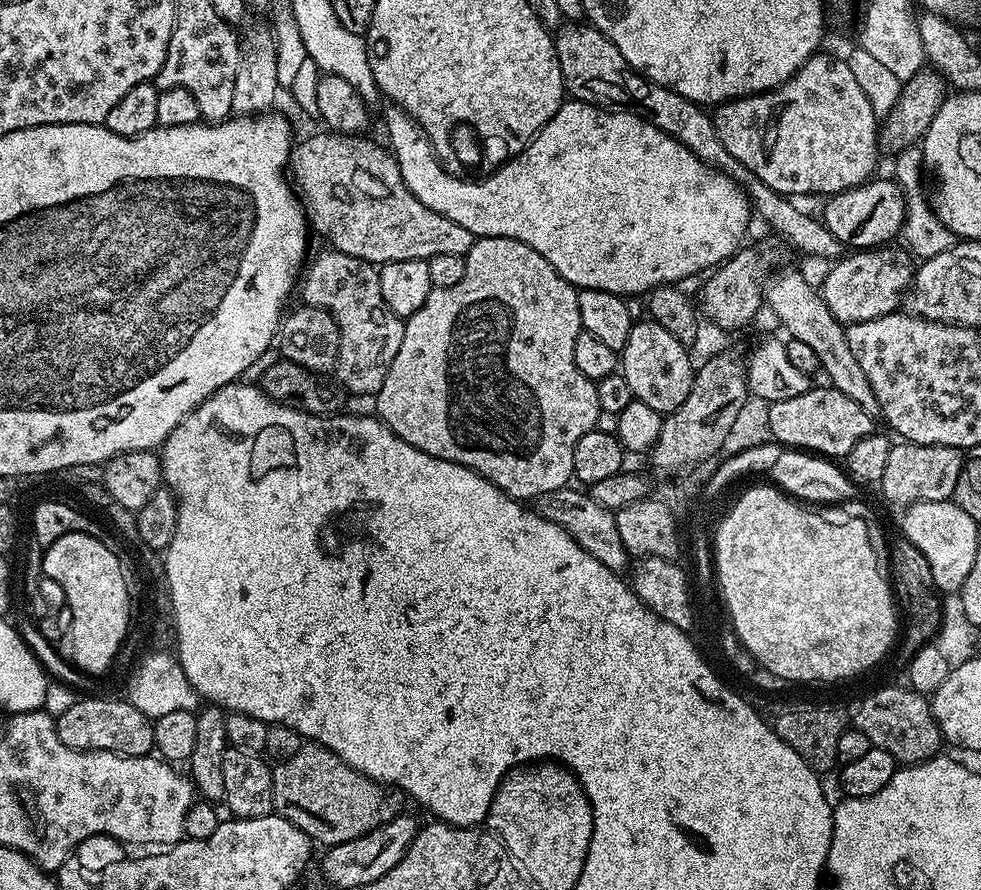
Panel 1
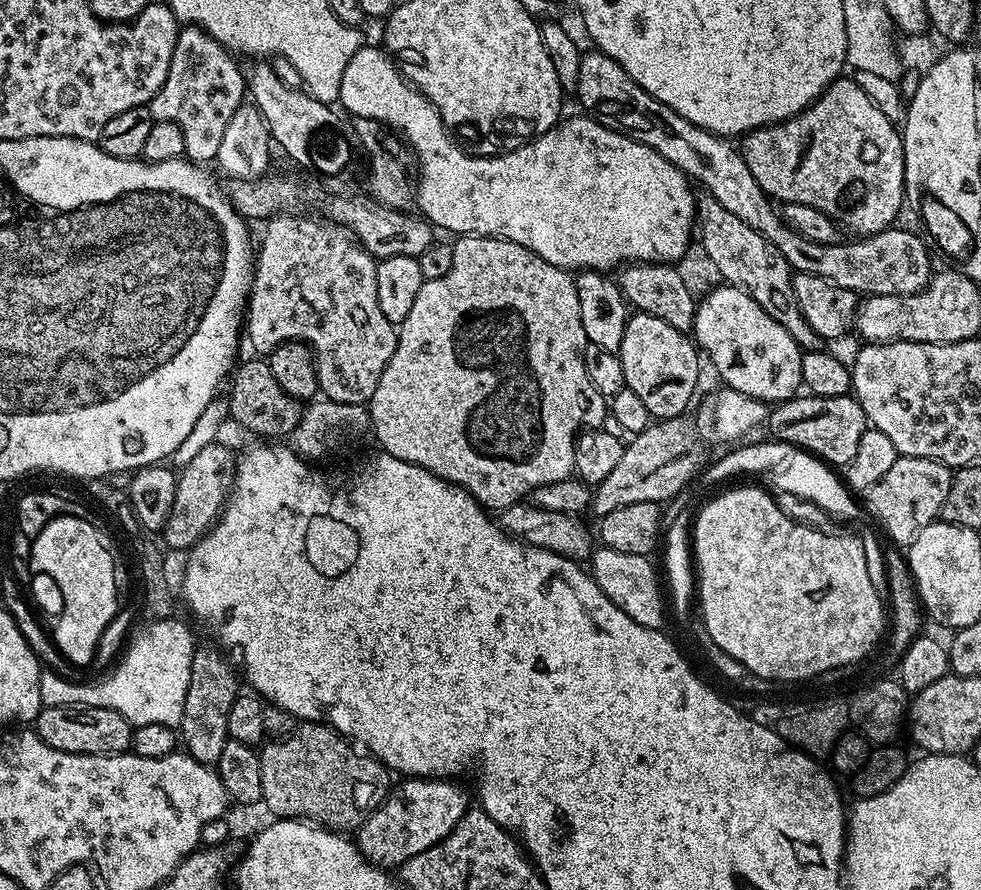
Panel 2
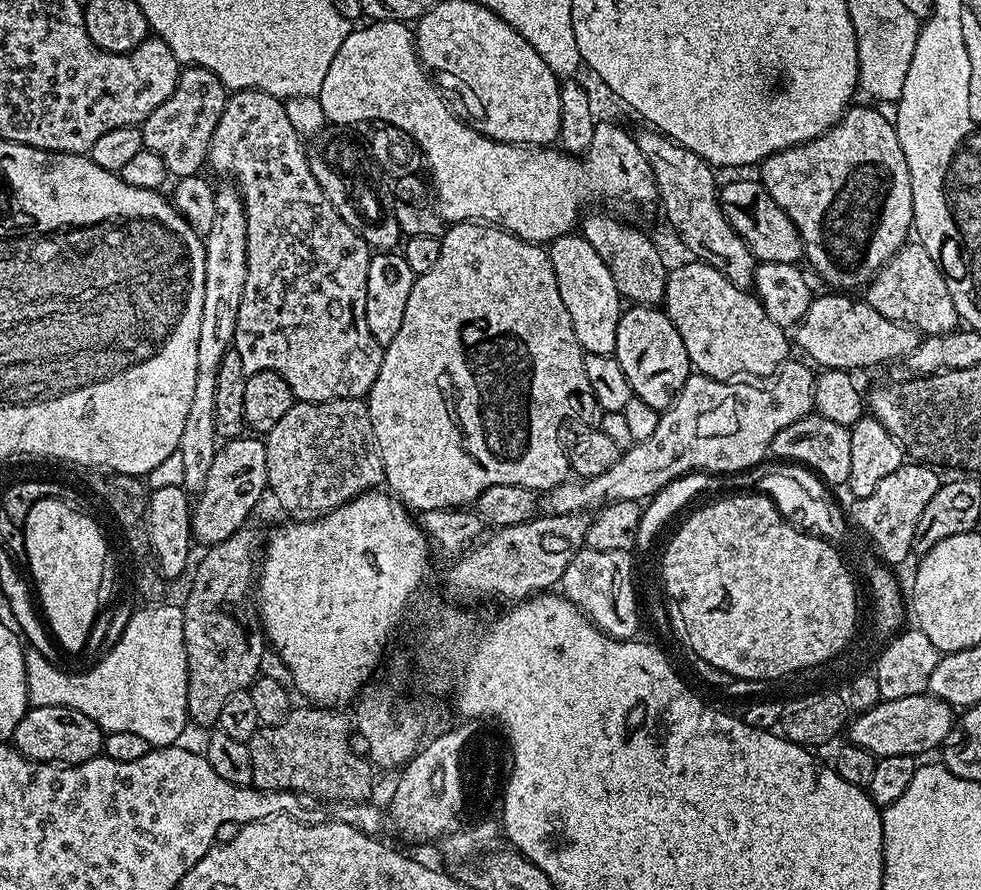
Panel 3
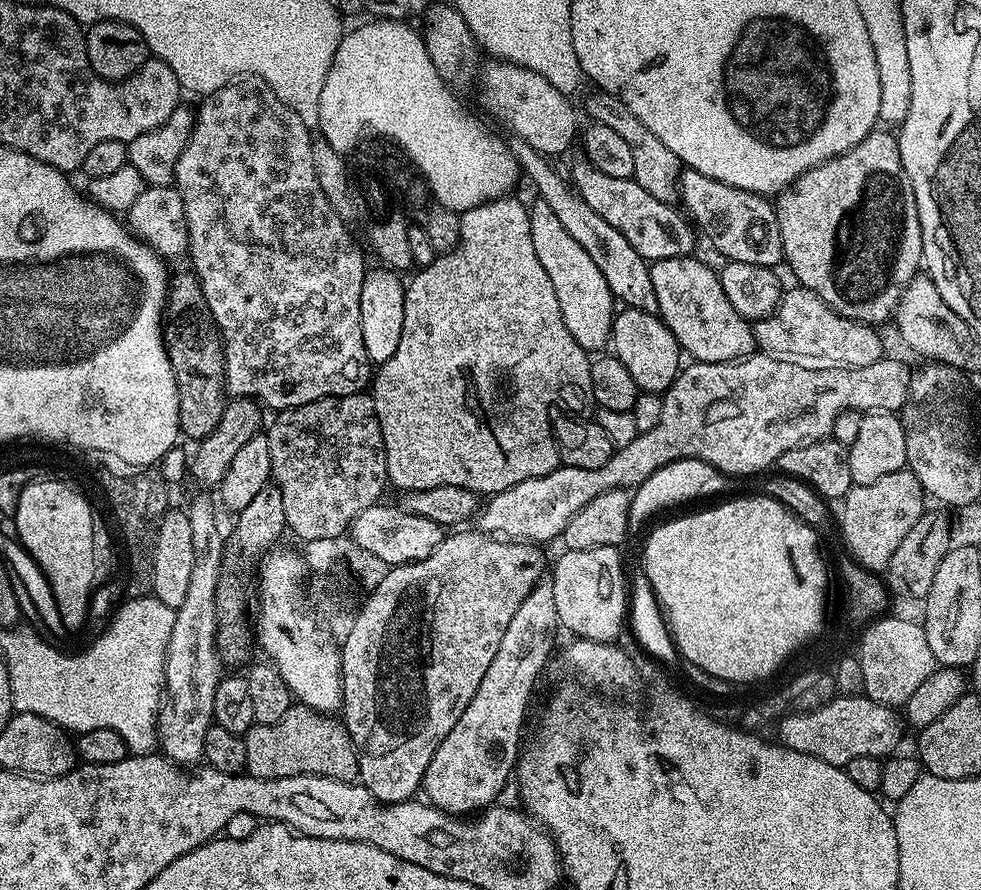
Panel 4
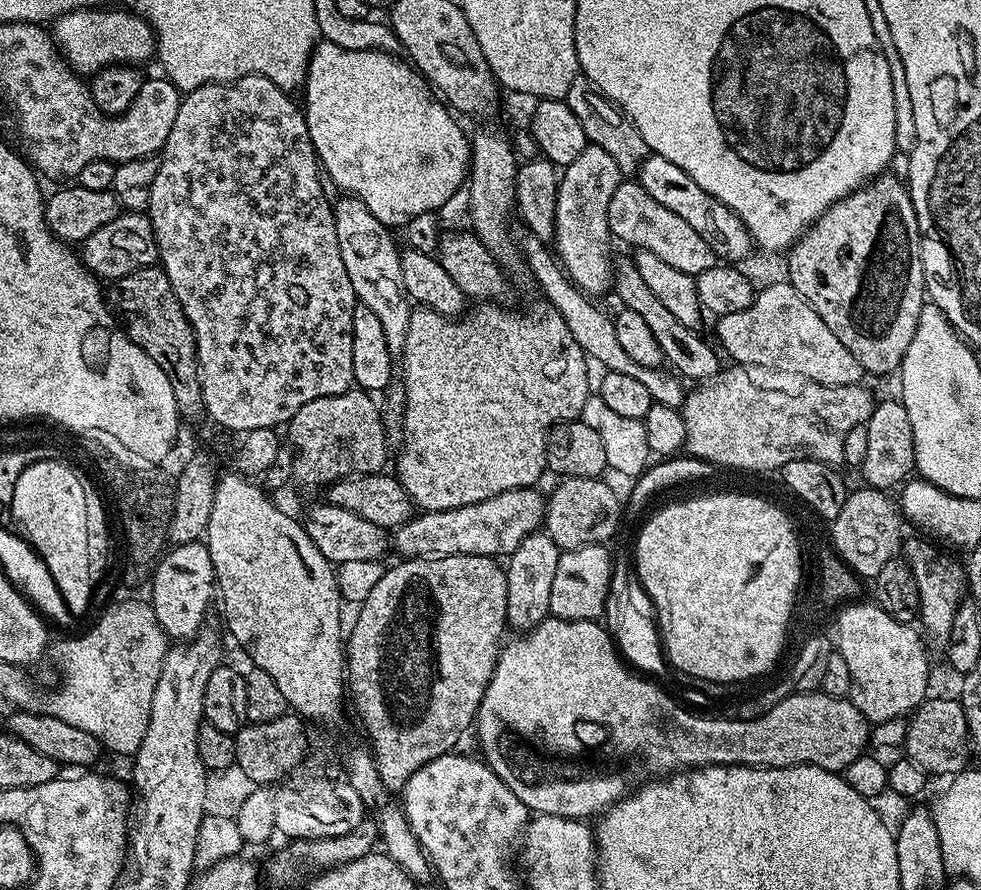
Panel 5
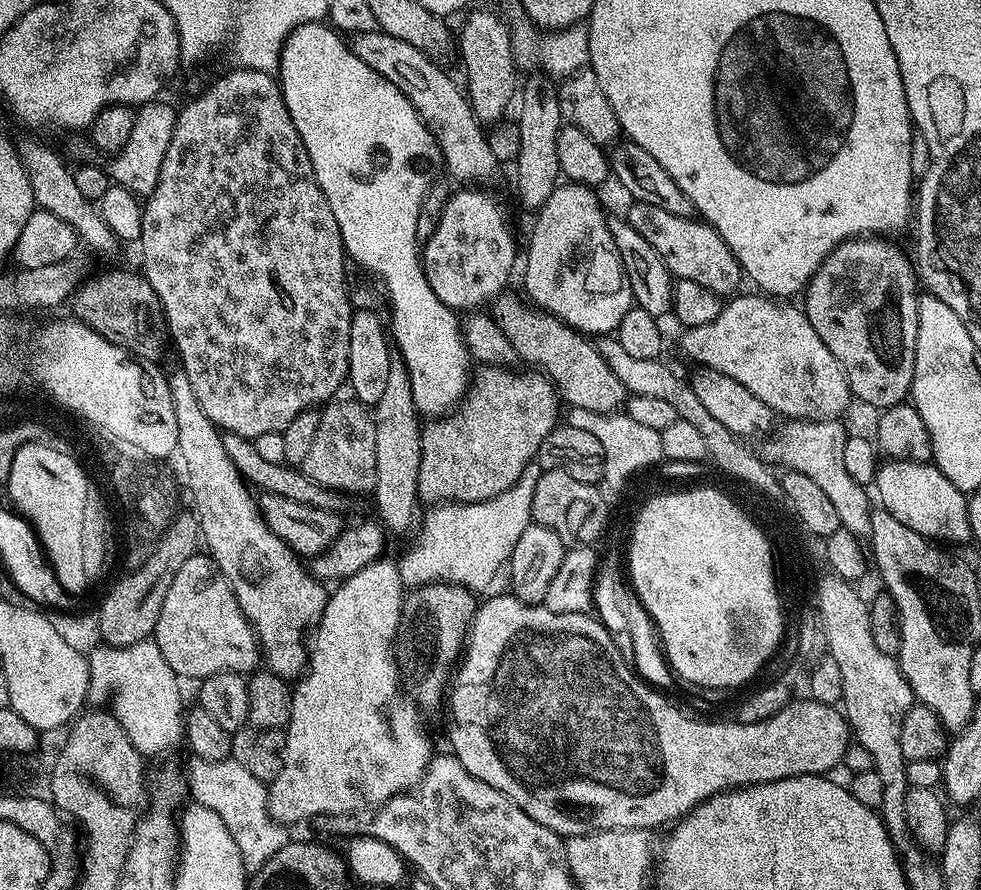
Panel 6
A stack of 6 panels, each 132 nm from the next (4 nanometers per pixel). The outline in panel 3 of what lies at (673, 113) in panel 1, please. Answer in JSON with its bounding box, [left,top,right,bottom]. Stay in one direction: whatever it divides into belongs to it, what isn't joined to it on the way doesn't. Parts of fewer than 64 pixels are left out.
[866,242,958,337]

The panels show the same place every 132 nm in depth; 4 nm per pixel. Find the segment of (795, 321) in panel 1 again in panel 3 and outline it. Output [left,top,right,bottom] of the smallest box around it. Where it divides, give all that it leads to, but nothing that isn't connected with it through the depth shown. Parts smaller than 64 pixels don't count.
[634,128,758,285]

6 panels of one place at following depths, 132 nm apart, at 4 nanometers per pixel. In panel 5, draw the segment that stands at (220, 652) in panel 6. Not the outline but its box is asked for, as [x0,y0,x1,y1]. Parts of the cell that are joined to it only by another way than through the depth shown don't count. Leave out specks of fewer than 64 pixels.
[150,540,217,642]

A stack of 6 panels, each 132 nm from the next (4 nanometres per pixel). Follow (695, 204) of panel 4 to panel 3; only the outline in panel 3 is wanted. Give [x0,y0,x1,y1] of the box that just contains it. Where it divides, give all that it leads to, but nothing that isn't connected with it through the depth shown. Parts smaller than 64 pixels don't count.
[718,179,804,265]

